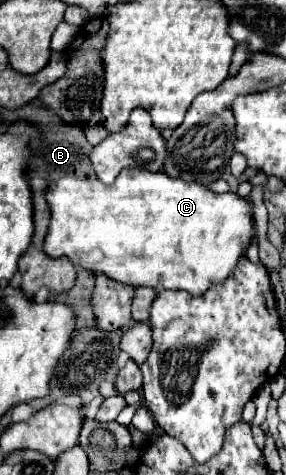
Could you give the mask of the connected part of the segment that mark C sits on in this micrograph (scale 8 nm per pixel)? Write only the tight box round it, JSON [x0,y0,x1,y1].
[44,167,256,297]

